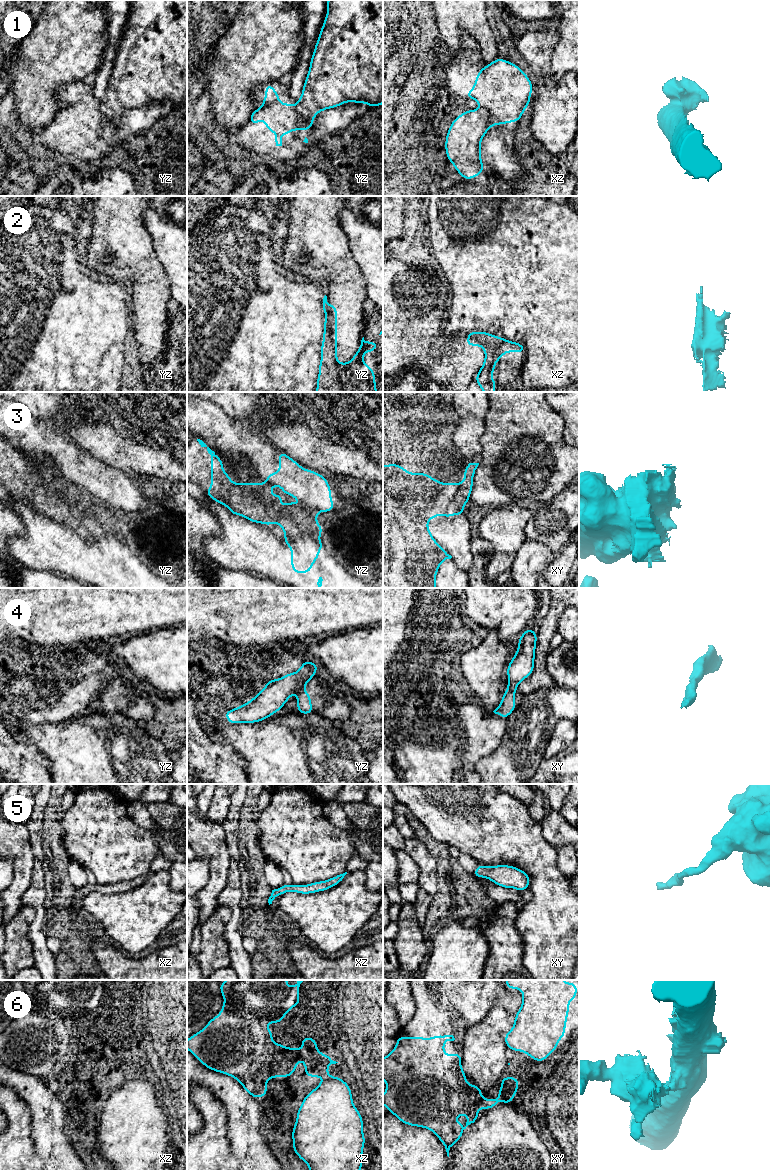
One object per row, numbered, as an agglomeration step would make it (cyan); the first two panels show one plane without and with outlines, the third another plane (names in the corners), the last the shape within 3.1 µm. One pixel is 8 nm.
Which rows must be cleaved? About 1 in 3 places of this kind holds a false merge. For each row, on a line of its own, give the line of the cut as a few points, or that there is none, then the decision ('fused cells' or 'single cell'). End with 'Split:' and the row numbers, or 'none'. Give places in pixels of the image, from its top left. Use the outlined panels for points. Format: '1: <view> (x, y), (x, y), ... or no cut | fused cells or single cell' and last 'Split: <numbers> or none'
1: yz (295, 107), (301, 115), (313, 116) | fused cells
2: no cut | single cell
3: yz (235, 483), (235, 491), (232, 494), (211, 494), (209, 496) | fused cells
4: yz (303, 688), (297, 693) | fused cells
5: no cut | single cell
6: xz (302, 1053), (300, 1057) | fused cells
Split: 1, 3, 4, 6

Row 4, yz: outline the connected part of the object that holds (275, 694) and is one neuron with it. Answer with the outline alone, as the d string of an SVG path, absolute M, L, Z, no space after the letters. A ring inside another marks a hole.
M304 660L300 669L280 679L268 680L265 687L249 702L225 711L225 718L231 724L261 722L277 713L293 693L299 693L314 677L319 667Z

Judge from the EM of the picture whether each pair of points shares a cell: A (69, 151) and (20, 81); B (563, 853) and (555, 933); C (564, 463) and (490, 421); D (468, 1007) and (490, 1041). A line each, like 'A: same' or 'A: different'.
A: different
B: different
C: same
D: different

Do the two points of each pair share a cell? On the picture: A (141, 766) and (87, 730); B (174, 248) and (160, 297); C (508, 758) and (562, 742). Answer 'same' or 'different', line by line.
A: same
B: different
C: different

